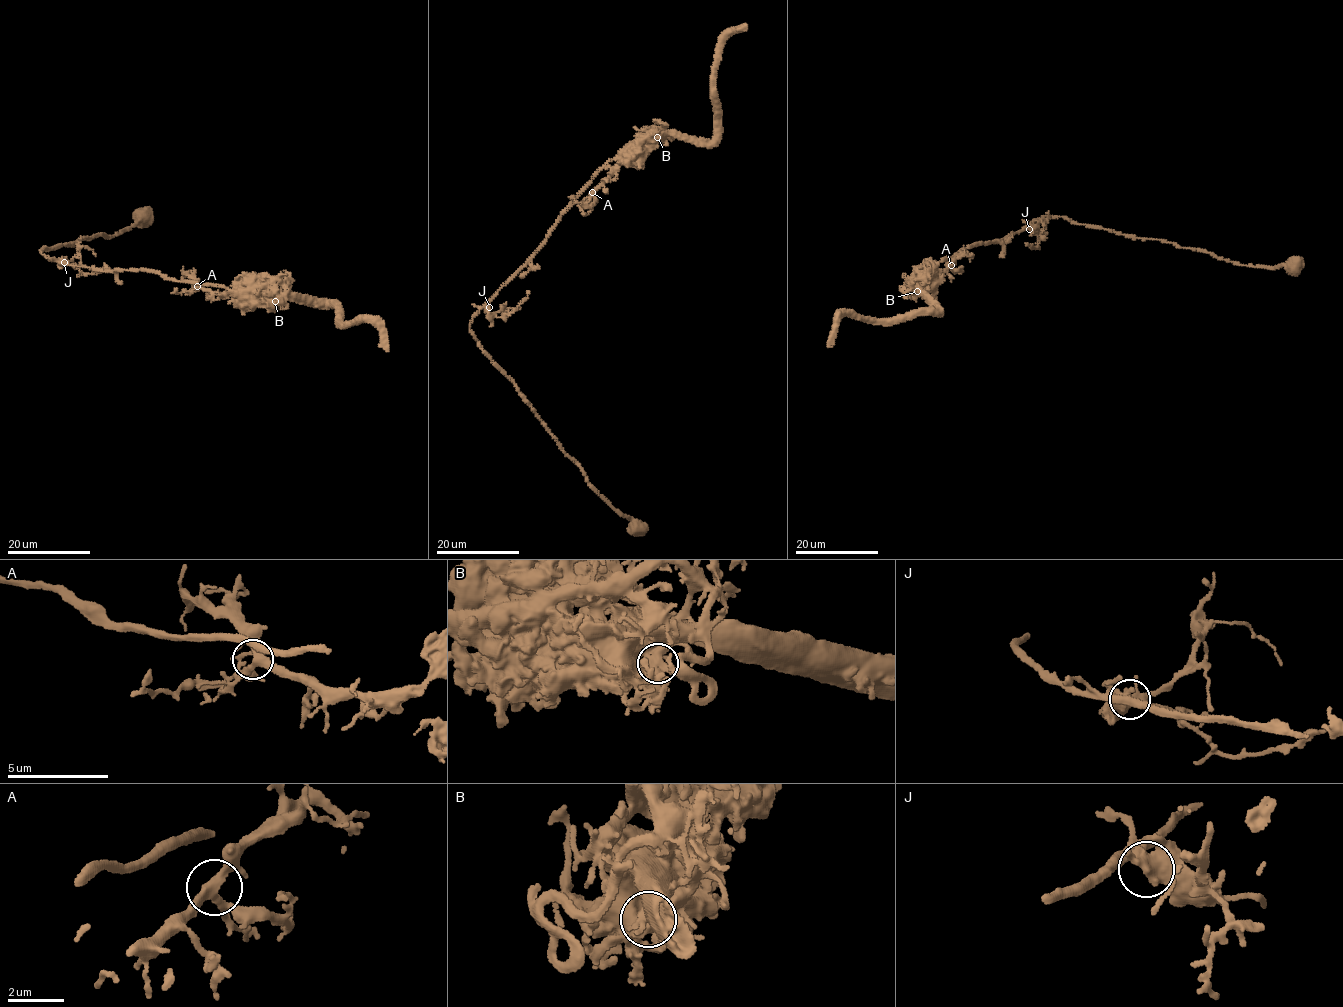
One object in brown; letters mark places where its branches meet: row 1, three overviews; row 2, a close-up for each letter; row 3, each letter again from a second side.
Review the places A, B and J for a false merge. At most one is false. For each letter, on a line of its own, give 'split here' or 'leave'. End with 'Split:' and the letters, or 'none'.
A: leave
B: split here
J: leave
Split: B

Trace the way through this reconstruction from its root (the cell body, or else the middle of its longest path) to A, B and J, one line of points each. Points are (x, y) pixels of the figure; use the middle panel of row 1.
A: (635, 529), (590, 484), (470, 329), (473, 316), (527, 263), (561, 213), (618, 158), (611, 174), (592, 192)
B: (635, 529), (590, 484), (516, 383), (479, 344), (470, 324), (600, 170), (657, 137)
J: (635, 529), (631, 529), (631, 520), (590, 484), (516, 383), (479, 344), (470, 324), (481, 308), (489, 307)

